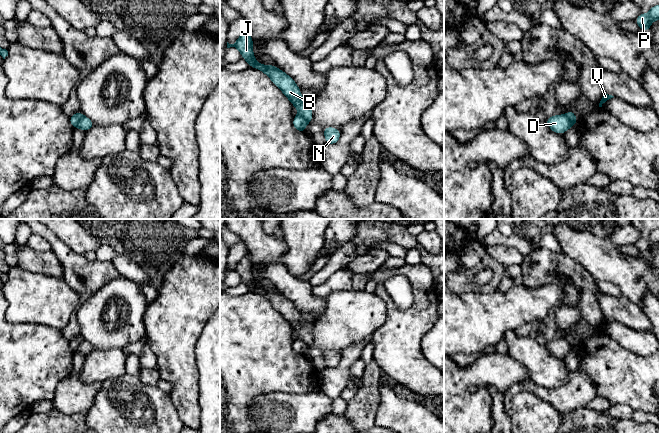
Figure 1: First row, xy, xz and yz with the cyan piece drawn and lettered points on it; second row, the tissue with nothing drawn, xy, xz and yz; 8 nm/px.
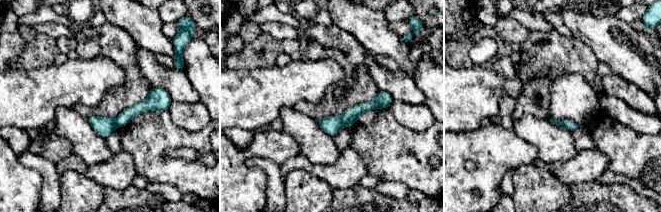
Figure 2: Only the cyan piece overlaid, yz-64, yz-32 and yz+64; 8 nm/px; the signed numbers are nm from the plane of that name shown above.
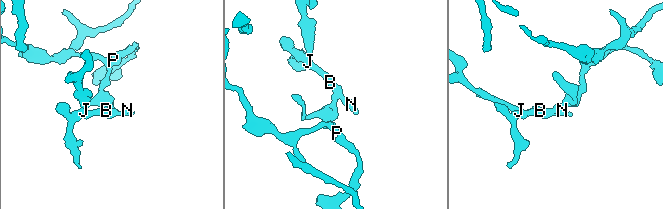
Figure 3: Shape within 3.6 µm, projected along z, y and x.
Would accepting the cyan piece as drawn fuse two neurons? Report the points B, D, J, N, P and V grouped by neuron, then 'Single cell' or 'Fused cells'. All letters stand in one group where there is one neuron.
Groups: B D J N / P V. Fused cells

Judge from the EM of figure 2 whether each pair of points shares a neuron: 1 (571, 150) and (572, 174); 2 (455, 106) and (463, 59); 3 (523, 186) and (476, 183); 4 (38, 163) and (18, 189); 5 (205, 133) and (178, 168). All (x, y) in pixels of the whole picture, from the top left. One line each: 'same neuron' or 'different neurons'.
1: different neurons
2: different neurons
3: different neurons
4: different neurons
5: same neuron

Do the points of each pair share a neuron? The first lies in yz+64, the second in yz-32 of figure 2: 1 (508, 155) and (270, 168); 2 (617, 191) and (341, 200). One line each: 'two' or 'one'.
1: two
2: one

